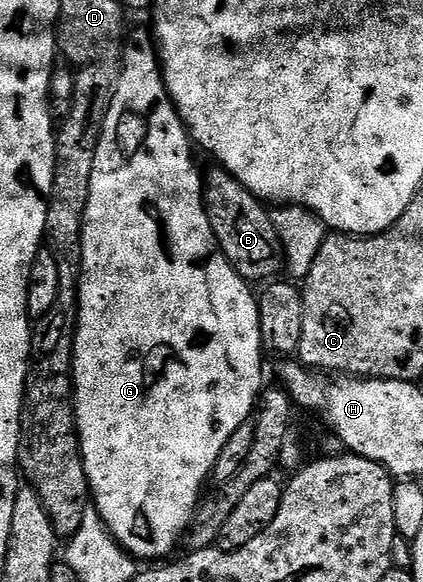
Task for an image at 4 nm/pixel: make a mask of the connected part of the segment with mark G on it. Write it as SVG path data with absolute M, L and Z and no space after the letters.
M150 36L135 37L132 41L130 38L123 47L123 70L119 72L119 78L115 84L115 90L103 120L103 130L97 143L97 155L93 159L93 175L89 183L89 203L85 207L85 215L83 216L83 262L79 265L79 326L75 329L75 357L71 360L71 371L73 374L73 396L75 398L75 428L79 431L79 454L83 456L85 475L91 488L90 500L93 502L95 510L101 515L105 527L115 536L115 542L140 562L151 561L147 563L159 563L164 559L170 558L167 556L174 551L175 544L178 546L182 542L184 533L187 532L191 525L195 508L197 508L201 498L204 496L205 488L203 489L203 484L208 484L211 481L211 473L215 469L215 464L225 447L225 443L229 443L229 435L233 435L233 431L237 431L241 426L248 424L249 418L256 412L257 402L265 385L265 382L263 382L265 350L261 339L261 327L259 326L259 302L256 294L254 292L251 294L252 286L243 280L243 276L231 266L229 259L225 259L225 255L219 249L217 239L213 235L213 227L209 223L207 208L203 205L204 178L201 176L201 169L199 173L198 167L195 166L195 157L191 154L191 149L193 150L193 142L188 134L187 127L183 124L183 120L179 118L179 112L175 110L175 104L171 102L171 96L167 93L167 85L163 82L163 70L159 64L159 54L154 40Z

